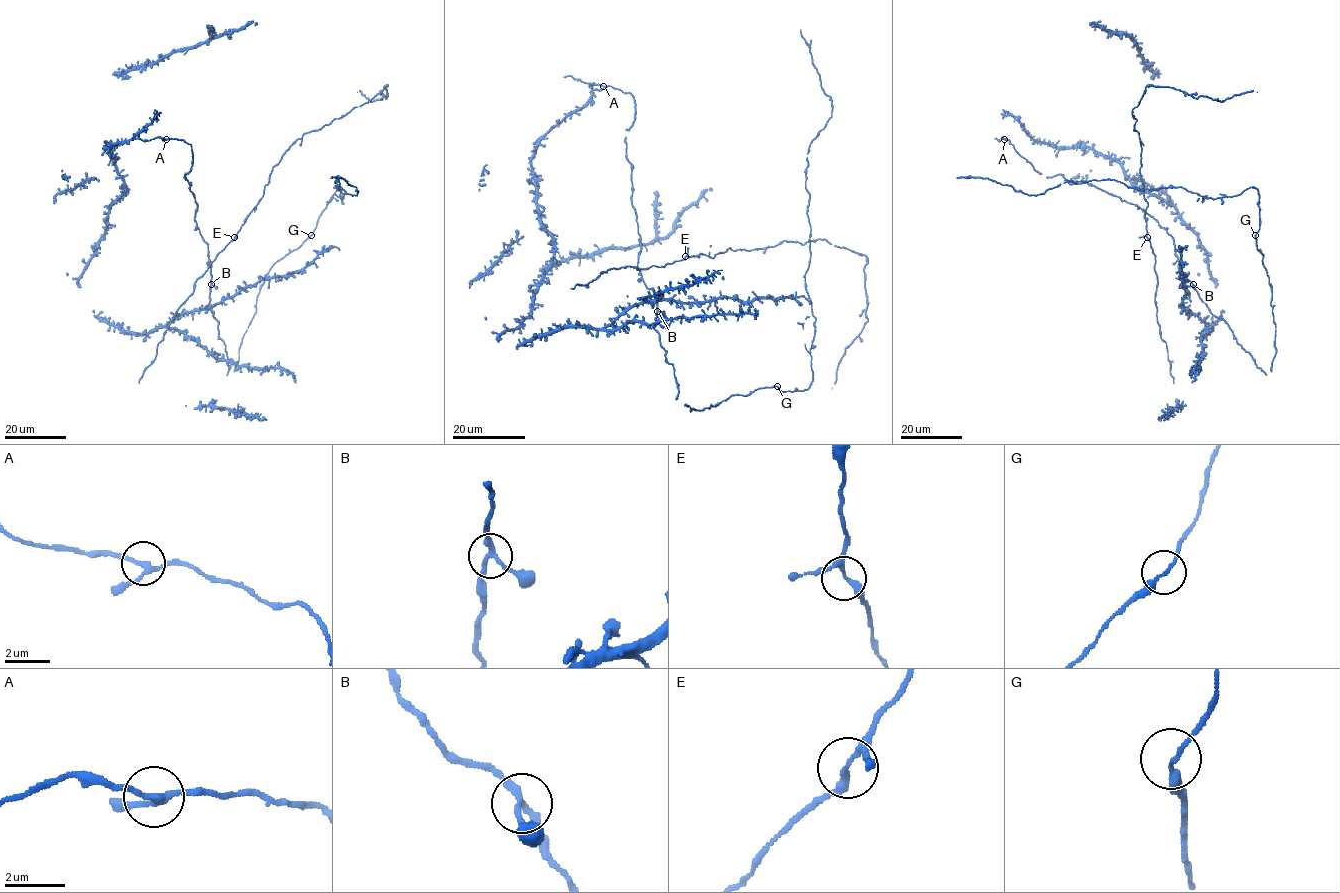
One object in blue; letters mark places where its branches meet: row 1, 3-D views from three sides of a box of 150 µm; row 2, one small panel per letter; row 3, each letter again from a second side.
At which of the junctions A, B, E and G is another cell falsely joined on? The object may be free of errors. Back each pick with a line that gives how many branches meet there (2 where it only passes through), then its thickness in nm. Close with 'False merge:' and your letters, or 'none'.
False merge: none

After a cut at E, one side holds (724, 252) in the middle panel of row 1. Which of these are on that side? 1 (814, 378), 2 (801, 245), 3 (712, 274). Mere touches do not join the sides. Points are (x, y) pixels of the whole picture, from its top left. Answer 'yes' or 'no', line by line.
1: no
2: yes
3: no

